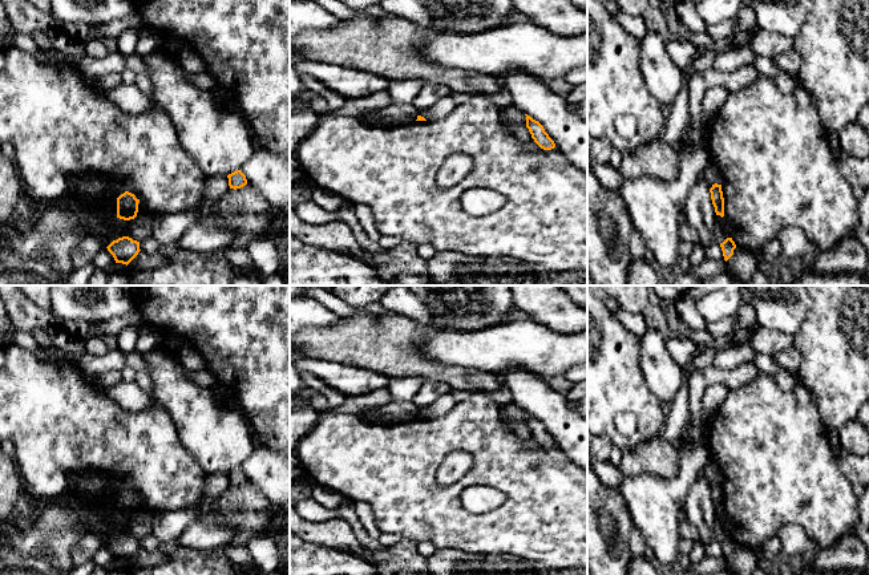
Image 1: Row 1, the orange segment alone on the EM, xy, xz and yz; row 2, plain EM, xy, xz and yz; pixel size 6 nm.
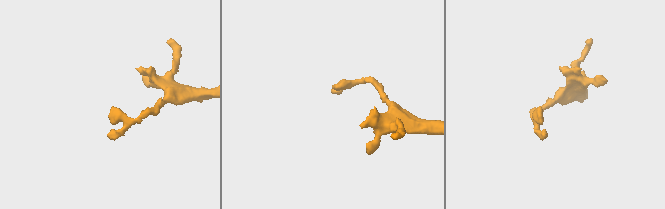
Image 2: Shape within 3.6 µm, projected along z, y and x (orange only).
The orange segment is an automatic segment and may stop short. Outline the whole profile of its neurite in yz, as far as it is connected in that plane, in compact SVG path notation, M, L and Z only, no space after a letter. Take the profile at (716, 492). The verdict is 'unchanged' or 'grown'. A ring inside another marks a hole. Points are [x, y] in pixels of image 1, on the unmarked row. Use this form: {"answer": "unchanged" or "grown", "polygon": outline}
{"answer": "unchanged", "polygon": "M712 482L710 486L711 490L711 497L712 502L715 505L716 513L720 513L722 515L724 514L724 495L723 495L723 489L722 489L722 482Z"}

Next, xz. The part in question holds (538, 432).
{"answer": "unchanged", "polygon": "M528 412L525 413L526 413L526 425L529 426L534 440L543 448L554 446L555 441L545 429L543 424L538 418L533 417L530 413Z"}

